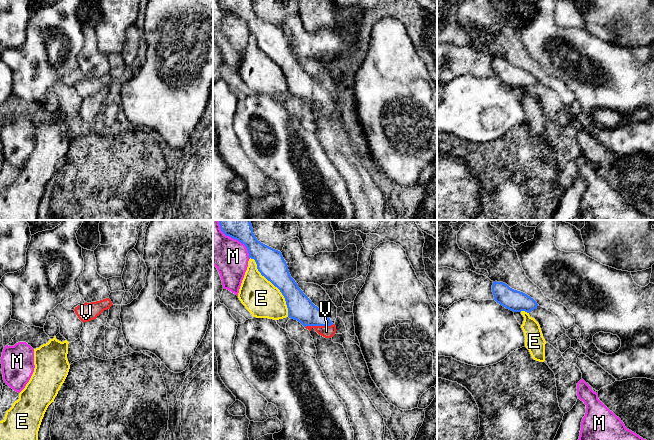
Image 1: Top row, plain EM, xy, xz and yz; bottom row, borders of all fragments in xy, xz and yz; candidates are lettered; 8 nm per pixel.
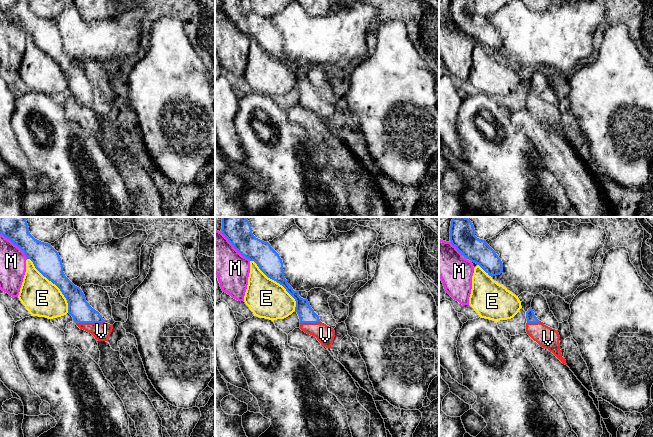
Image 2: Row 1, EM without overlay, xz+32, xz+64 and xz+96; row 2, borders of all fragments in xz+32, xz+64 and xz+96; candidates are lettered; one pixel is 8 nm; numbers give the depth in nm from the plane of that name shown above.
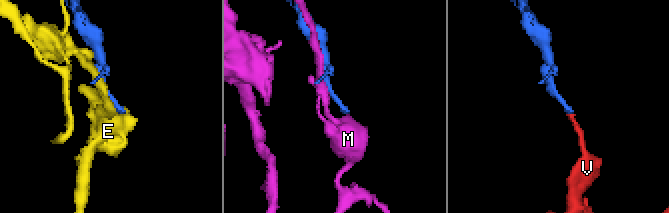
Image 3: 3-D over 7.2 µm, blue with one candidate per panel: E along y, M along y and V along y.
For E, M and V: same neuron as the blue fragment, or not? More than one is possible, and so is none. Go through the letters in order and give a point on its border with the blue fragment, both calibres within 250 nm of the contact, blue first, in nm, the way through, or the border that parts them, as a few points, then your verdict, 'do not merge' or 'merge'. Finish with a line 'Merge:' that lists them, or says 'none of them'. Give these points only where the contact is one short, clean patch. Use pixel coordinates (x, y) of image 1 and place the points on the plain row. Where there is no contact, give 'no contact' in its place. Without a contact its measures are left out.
E: xz (274, 61) | 220/300 nm | do not merge
M: xz (236, 15) | 160/280 nm | do not merge
V: xz (319, 101) | 200/100 nm | merge
Merge: V

